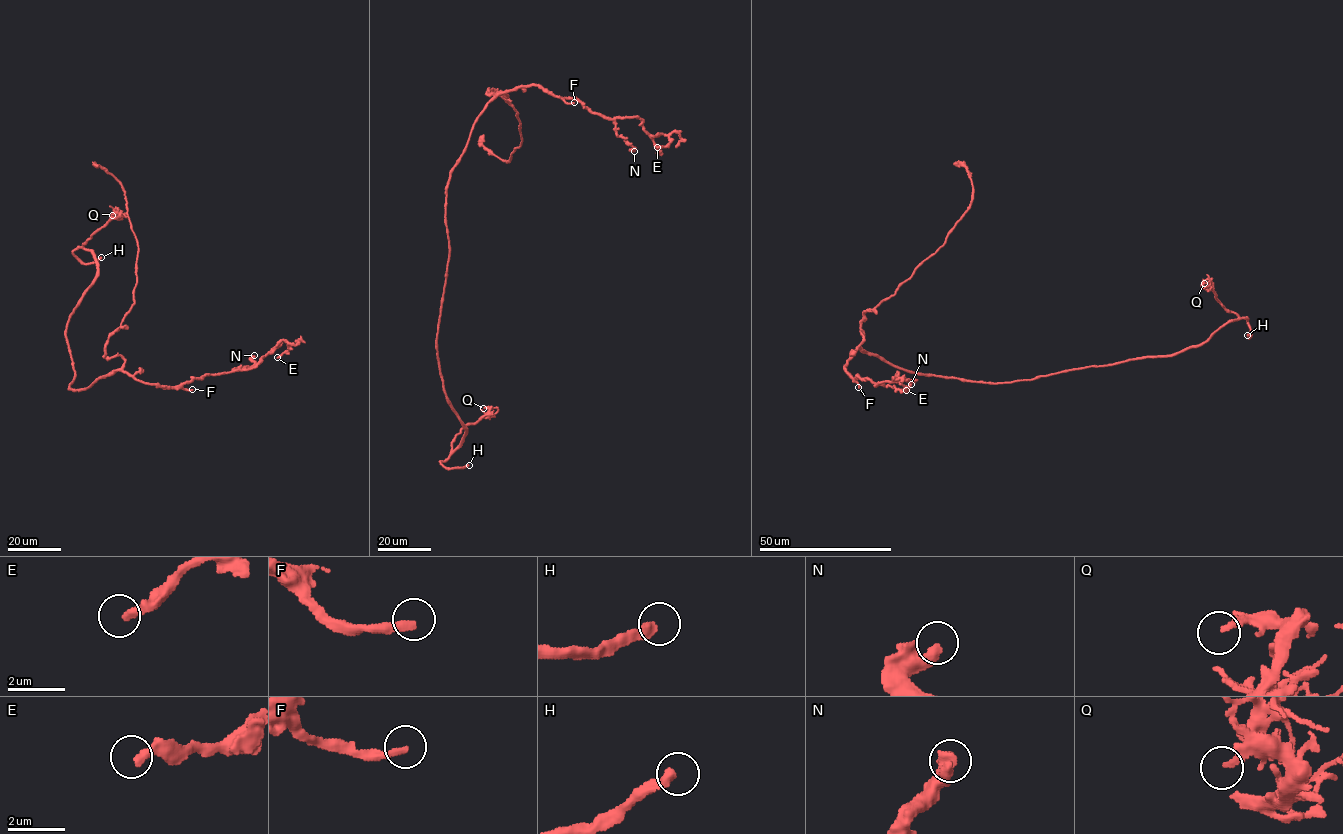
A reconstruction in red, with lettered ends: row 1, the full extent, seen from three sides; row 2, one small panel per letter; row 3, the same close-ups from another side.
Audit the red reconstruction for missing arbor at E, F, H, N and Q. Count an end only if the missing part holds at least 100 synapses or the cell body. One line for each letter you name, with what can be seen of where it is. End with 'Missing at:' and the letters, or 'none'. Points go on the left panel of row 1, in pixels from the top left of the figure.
F: at (192, 389)
H: at (101, 257)
Missing at: F, H

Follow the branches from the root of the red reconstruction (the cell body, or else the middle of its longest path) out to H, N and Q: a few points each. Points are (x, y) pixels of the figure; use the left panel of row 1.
H: (69, 389), (75, 373), (66, 327), (97, 269), (90, 250), (79, 247), (73, 251), (85, 264), (101, 257)
N: (69, 389), (82, 390), (117, 370), (144, 382), (177, 387), (206, 375), (251, 366), (254, 355)
Q: (69, 389), (75, 373), (66, 327), (97, 271), (96, 259), (83, 243), (118, 217), (112, 215)

